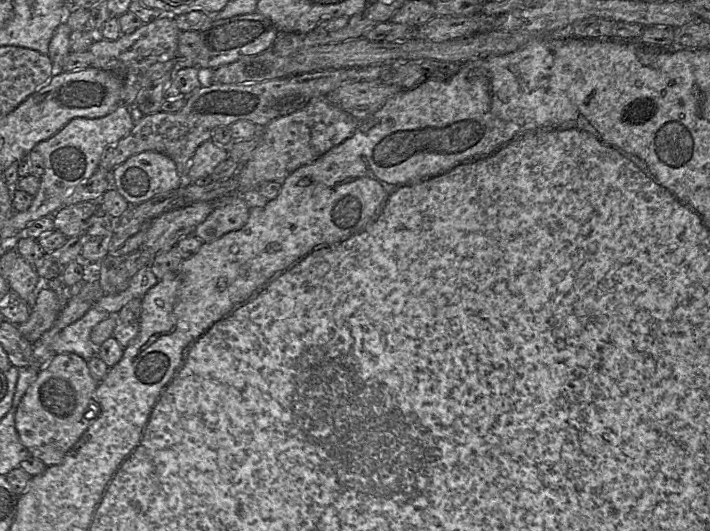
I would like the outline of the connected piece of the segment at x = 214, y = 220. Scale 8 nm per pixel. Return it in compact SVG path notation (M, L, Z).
M239 193L216 201L208 217L200 223L194 235L204 243L212 242L226 233L241 229L248 221L250 208Z

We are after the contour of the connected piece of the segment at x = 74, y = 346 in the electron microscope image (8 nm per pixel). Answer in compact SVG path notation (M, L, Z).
M91 307L80 319L65 327L55 338L53 350L56 354L74 353L88 360L98 354L90 334L95 325L106 319L109 313L98 307Z

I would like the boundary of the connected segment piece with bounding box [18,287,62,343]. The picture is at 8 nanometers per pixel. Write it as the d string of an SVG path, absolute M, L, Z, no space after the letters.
M42 287L37 292L36 302L31 308L29 319L19 324L18 329L29 342L34 343L52 327L61 310L61 302L55 291Z

